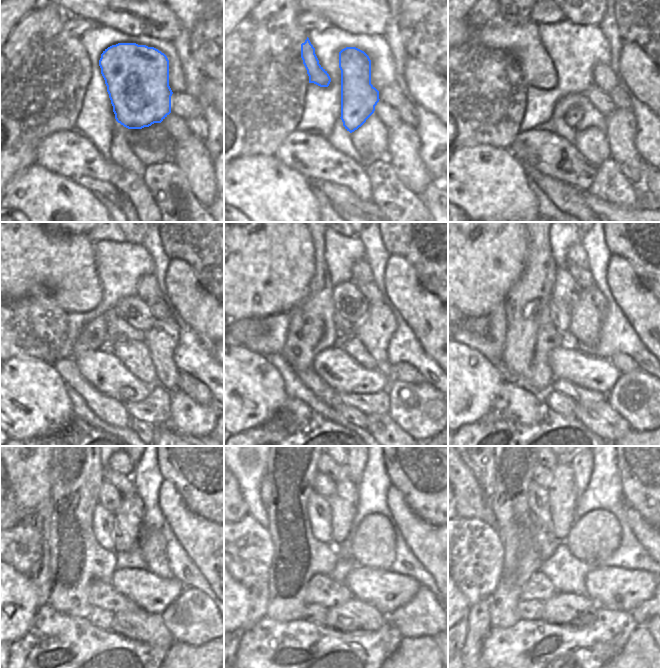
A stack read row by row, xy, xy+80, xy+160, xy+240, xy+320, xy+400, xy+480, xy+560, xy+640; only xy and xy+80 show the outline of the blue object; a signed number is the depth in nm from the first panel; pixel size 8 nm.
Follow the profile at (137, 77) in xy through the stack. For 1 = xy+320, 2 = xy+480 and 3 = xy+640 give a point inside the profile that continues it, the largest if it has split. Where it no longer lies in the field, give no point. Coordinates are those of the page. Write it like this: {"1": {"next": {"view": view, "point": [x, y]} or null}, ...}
{"1": {"next": {"view": "xy+320", "point": [340, 323]}}, "2": {"next": {"view": "xy+480", "point": [103, 520]}}, "3": {"next": {"view": "xy+640", "point": [538, 496]}}}

